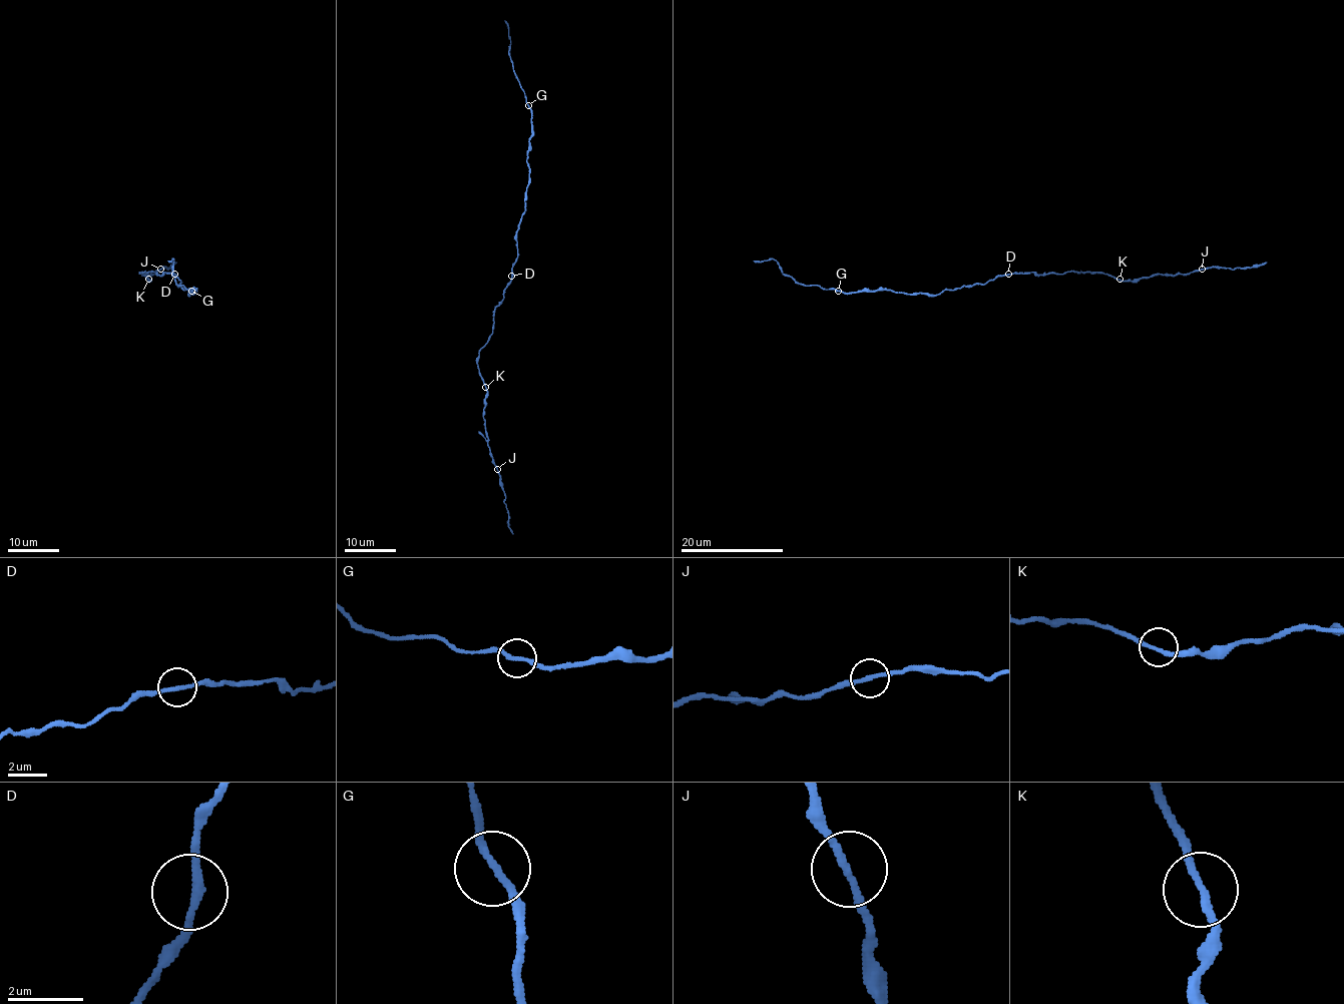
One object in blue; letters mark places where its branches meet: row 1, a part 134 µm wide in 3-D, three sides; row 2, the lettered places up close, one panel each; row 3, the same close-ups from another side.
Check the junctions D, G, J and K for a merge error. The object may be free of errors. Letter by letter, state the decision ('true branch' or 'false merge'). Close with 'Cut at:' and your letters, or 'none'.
D: true branch
G: true branch
J: false merge
K: true branch
Cut at: J

